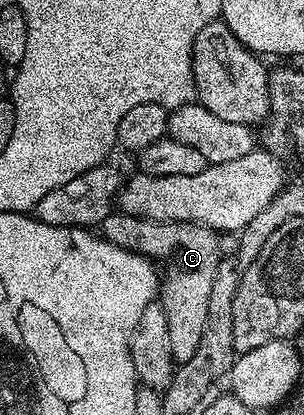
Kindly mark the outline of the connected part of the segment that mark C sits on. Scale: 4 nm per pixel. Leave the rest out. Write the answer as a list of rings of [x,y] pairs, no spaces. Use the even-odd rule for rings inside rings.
[[[121,210],[111,212],[108,218],[102,220],[100,232],[105,240],[124,250],[147,256],[155,262],[166,260],[166,272],[164,268],[164,275],[160,280],[160,303],[168,318],[168,339],[172,341],[175,361],[192,358],[192,354],[196,354],[196,346],[200,346],[200,337],[204,335],[204,318],[208,318],[208,293],[212,290],[212,278],[216,278],[216,266],[220,259],[219,233],[202,224],[181,224],[175,220],[145,220],[139,216],[129,216]]]

